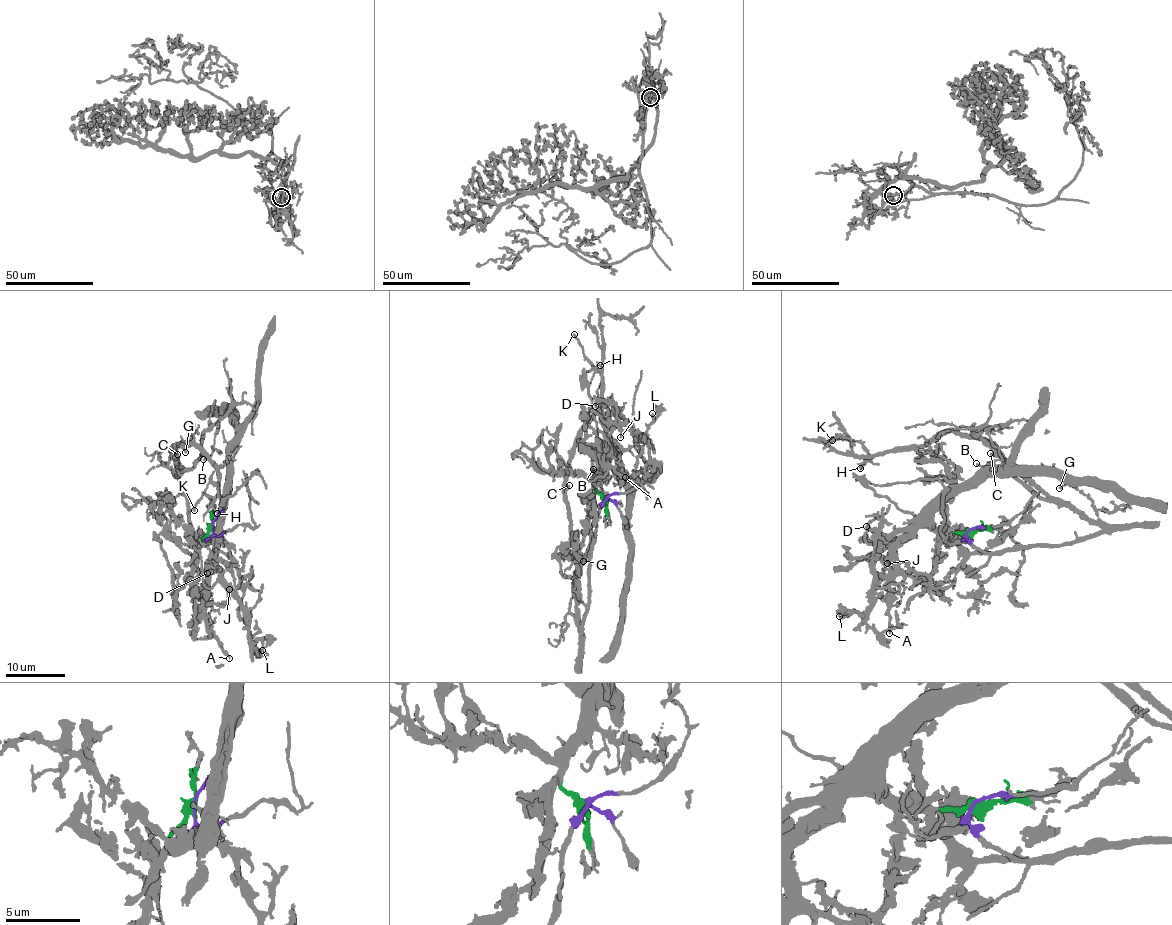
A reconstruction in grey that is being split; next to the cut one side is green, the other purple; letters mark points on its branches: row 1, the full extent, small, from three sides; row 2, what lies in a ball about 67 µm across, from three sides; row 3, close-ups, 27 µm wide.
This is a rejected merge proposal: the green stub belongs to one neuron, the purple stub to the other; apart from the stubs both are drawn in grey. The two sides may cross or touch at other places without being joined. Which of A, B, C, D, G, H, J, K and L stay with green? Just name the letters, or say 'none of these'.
A, D, J, L

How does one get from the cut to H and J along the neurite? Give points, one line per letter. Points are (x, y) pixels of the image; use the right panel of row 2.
H: (969, 531), (989, 553), (1102, 529), (985, 440), (950, 432), (860, 468)
J: (970, 531), (943, 533), (927, 525), (897, 528), (881, 547), (882, 560), (888, 563)

